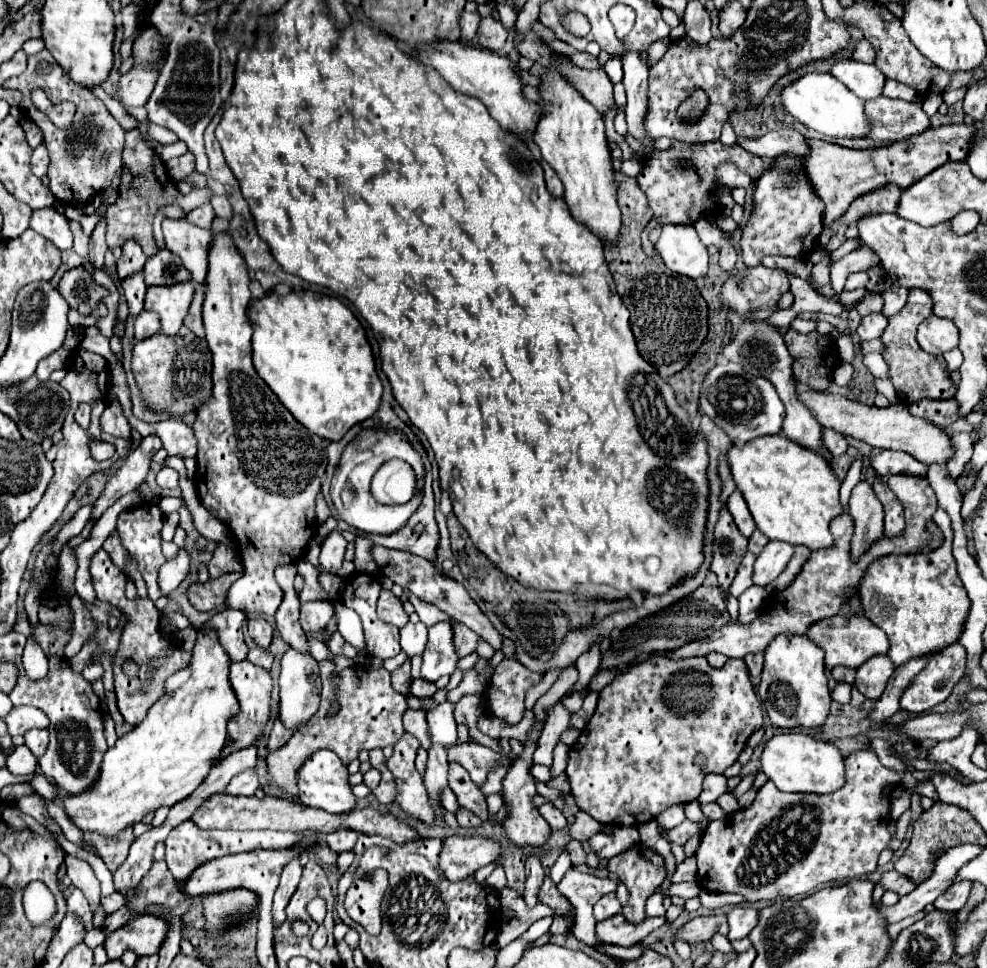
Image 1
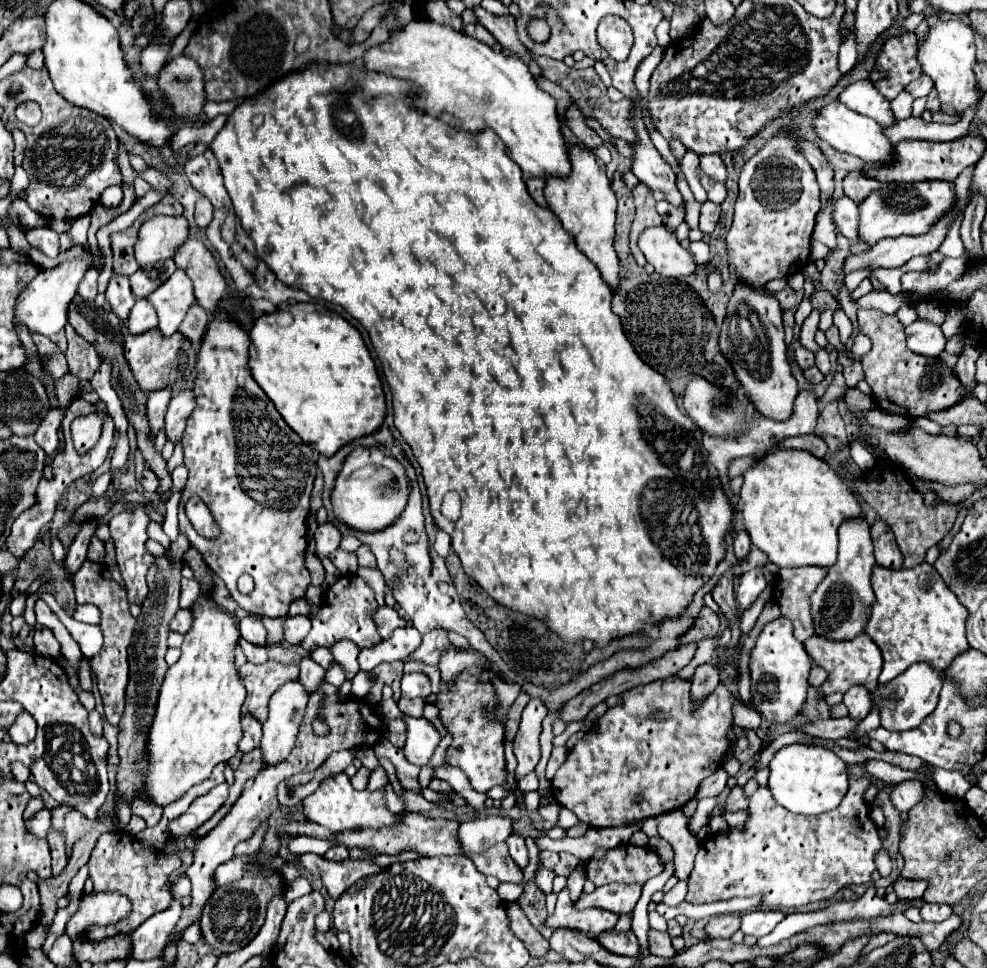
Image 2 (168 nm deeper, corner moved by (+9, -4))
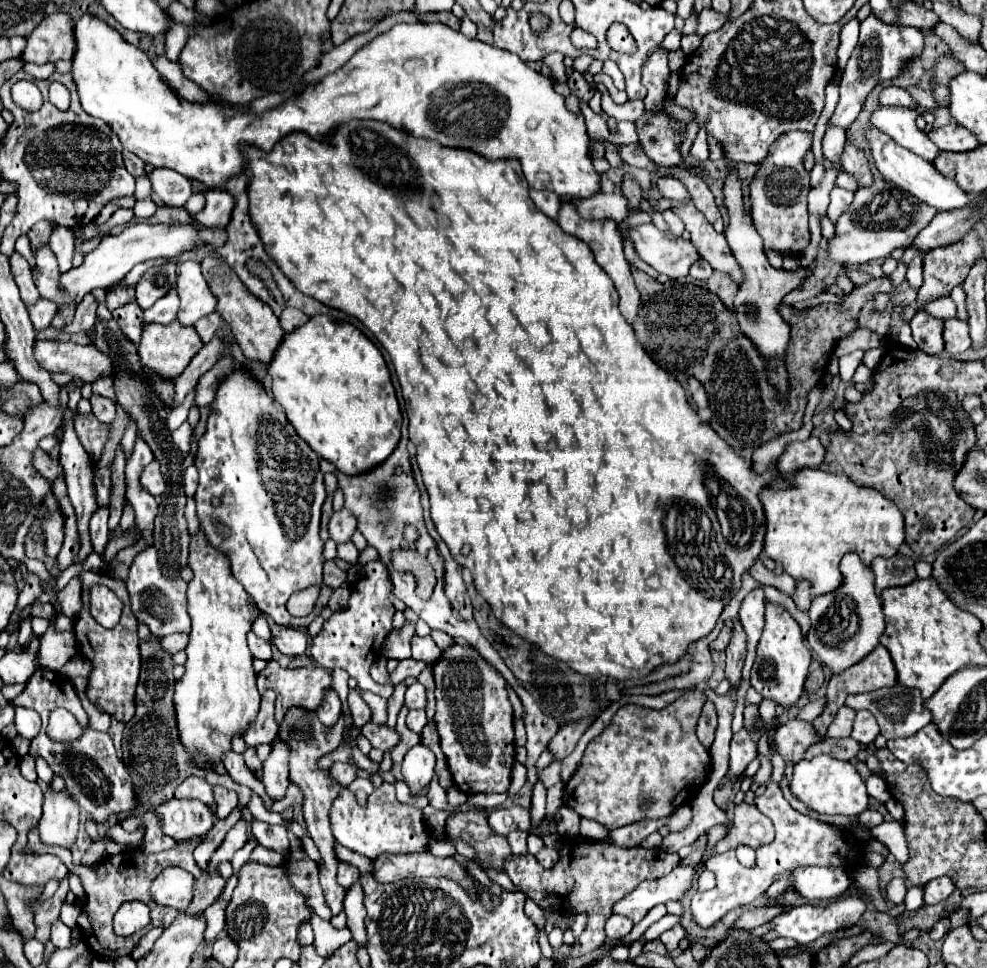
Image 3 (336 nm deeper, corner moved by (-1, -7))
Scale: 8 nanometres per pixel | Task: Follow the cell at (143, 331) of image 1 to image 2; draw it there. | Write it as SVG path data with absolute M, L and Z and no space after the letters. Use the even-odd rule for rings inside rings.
M137 300L129 320L127 320L127 328L131 334L143 334L151 328L157 328L157 312L155 308L151 308L151 304L147 304L147 300Z

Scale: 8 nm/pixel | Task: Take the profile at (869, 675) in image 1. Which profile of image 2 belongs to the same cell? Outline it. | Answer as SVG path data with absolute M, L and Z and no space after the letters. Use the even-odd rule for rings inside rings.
M853 686L849 692L845 692L843 704L849 710L849 718L853 720L863 720L871 712L871 700L869 700L869 690L863 686Z

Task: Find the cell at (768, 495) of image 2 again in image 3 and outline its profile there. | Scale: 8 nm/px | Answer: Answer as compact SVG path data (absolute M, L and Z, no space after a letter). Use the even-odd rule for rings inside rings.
M811 467L797 471L795 475L789 477L789 481L793 485L787 489L763 487L763 491L759 493L761 495L759 501L765 511L765 527L767 527L763 551L773 561L781 563L783 569L793 579L809 579L813 583L815 597L825 595L839 587L841 583L839 561L847 551L857 551L867 565L871 565L871 561L879 555L891 557L899 551L899 545L903 543L903 515L897 509L897 505L885 499L881 493L867 487L857 487L847 475L827 473Z

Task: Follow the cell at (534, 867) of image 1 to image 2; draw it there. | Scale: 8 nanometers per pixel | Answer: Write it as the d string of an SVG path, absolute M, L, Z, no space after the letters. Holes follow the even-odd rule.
M511 834L505 842L507 842L509 854L517 862L517 866L519 868L525 868L527 866L527 846L525 846L525 838L519 836L519 834Z

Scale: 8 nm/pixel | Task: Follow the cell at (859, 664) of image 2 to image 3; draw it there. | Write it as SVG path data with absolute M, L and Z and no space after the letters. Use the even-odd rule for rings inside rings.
M879 645L877 649L871 651L871 655L867 655L867 657L861 659L859 663L851 665L847 671L833 673L833 675L829 677L829 681L827 681L827 693L825 693L827 703L825 703L823 713L813 721L813 725L817 727L817 731L819 731L821 735L825 735L827 727L829 727L831 721L835 719L837 709L845 703L845 697L847 697L847 695L851 695L851 693L869 693L869 691L873 691L873 689L891 687L891 685L895 685L895 683L897 683L897 673L895 673L895 667L893 667L891 655L889 655L889 651L887 651L883 645Z

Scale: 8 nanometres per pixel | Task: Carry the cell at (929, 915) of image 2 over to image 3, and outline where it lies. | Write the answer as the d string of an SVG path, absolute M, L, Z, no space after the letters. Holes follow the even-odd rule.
M941 917L933 927L931 927L931 931L929 931L929 935L931 935L931 939L943 939L945 935L947 935L947 931L951 929L951 923L949 923L949 917Z

